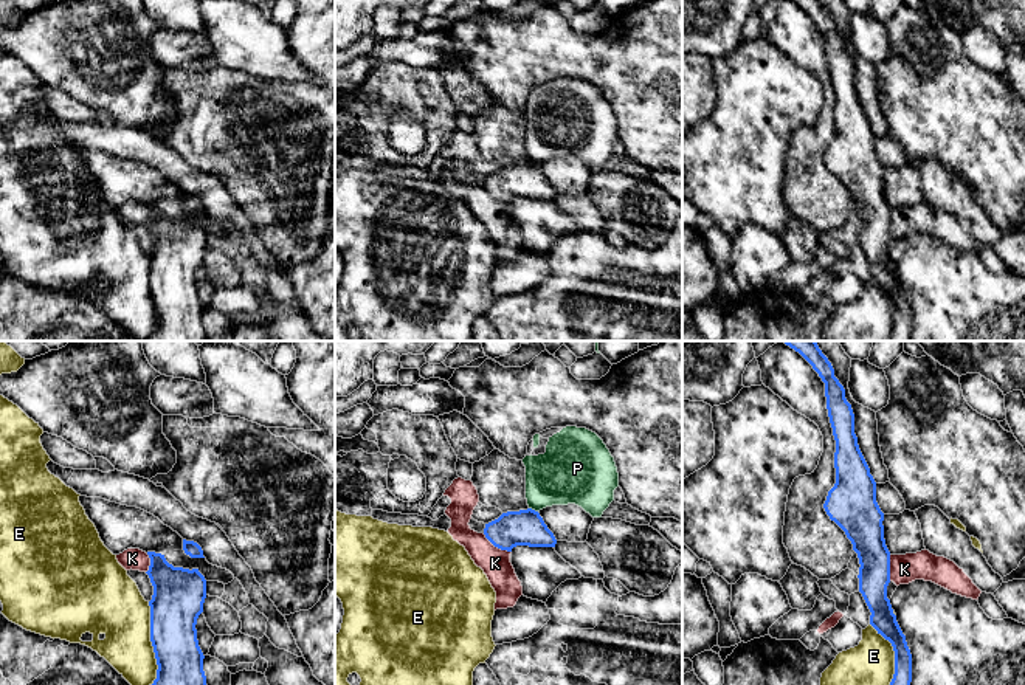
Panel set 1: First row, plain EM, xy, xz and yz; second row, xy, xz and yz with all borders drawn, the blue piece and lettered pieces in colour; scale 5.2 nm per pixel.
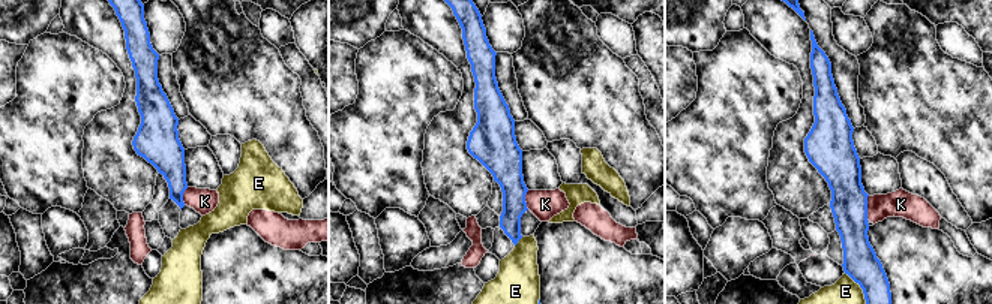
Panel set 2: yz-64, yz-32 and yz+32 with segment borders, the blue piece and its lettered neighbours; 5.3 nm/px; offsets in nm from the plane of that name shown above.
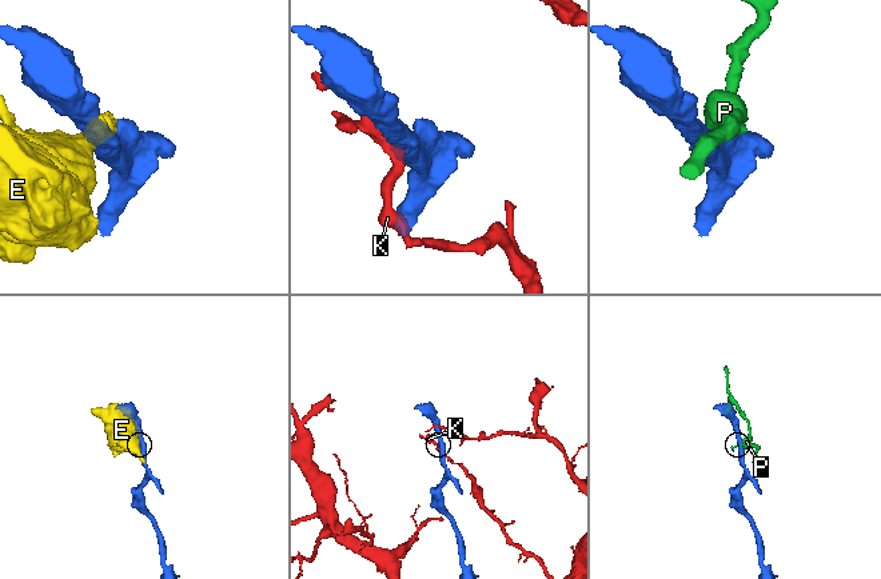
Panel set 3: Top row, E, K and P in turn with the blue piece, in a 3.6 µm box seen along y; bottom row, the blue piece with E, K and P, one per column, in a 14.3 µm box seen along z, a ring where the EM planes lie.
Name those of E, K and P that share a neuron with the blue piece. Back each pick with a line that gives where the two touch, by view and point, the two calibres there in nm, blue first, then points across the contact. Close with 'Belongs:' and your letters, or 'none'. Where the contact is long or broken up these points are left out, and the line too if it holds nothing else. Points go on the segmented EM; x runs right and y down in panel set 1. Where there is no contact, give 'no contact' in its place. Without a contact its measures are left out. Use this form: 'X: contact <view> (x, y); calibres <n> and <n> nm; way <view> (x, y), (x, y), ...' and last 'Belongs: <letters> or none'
Belongs: none

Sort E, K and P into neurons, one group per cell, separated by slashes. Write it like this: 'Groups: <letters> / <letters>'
Groups: E / K / P

